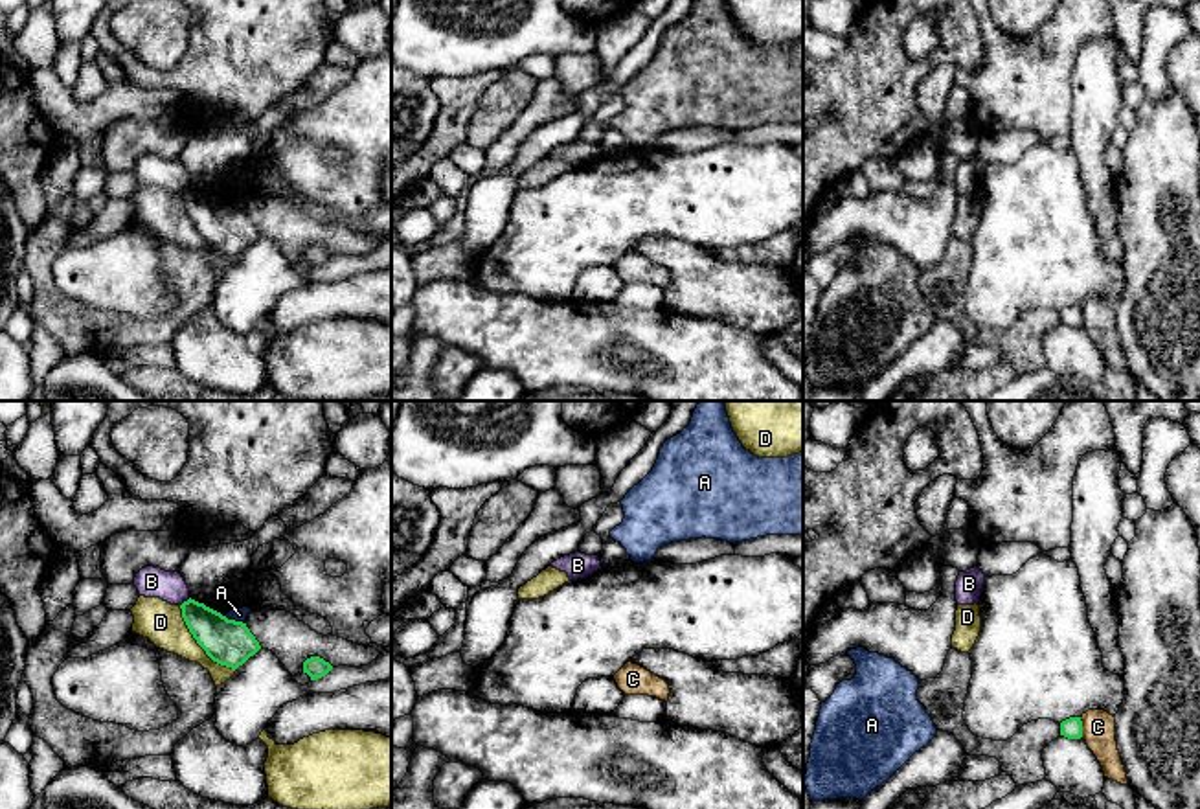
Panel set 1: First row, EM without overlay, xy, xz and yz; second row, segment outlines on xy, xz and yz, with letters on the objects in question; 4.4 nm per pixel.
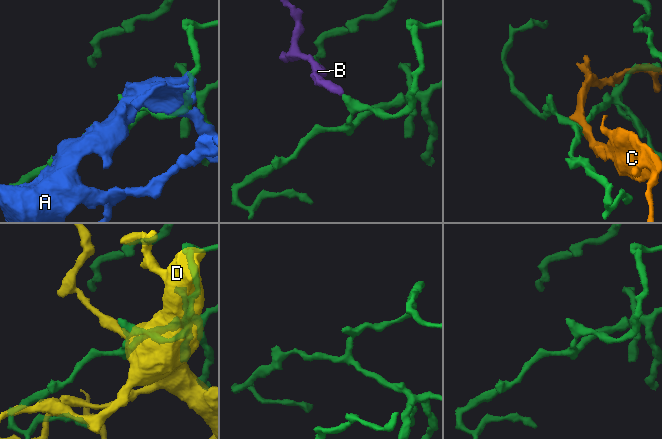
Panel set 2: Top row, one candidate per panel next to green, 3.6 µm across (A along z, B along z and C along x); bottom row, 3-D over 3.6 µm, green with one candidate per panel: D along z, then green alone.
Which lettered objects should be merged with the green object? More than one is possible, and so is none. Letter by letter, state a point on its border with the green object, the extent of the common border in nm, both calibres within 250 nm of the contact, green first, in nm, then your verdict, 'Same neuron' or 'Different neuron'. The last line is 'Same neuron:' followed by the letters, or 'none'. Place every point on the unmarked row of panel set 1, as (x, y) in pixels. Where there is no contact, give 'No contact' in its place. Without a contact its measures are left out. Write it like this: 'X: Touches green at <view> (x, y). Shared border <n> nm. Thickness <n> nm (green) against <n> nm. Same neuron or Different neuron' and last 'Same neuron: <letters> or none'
A: Touches green at xy (232, 208). Shared border 110 nm. Thickness 200 nm (green) against 60 nm. Different neuron
B: Touches green at xy (184, 190). Shared border 60 nm. Thickness 190 nm (green) against 130 nm. Different neuron
C: Touches green at yz (1081, 315). Shared border 90 nm. Thickness 90 nm (green) against 140 nm. Different neuron
D: Touches green at xy (197, 230). Shared border 380 nm. Thickness 200 nm (green) against 180 nm. Different neuron
Same neuron: none

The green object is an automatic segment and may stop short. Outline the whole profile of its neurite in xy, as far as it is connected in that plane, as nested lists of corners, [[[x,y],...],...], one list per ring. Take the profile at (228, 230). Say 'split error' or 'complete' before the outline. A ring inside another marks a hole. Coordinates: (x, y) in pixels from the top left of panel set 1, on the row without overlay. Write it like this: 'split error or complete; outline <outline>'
complete; outline [[[191,186],[180,197],[189,221],[213,250],[237,257],[261,237],[246,211],[228,208]]]

